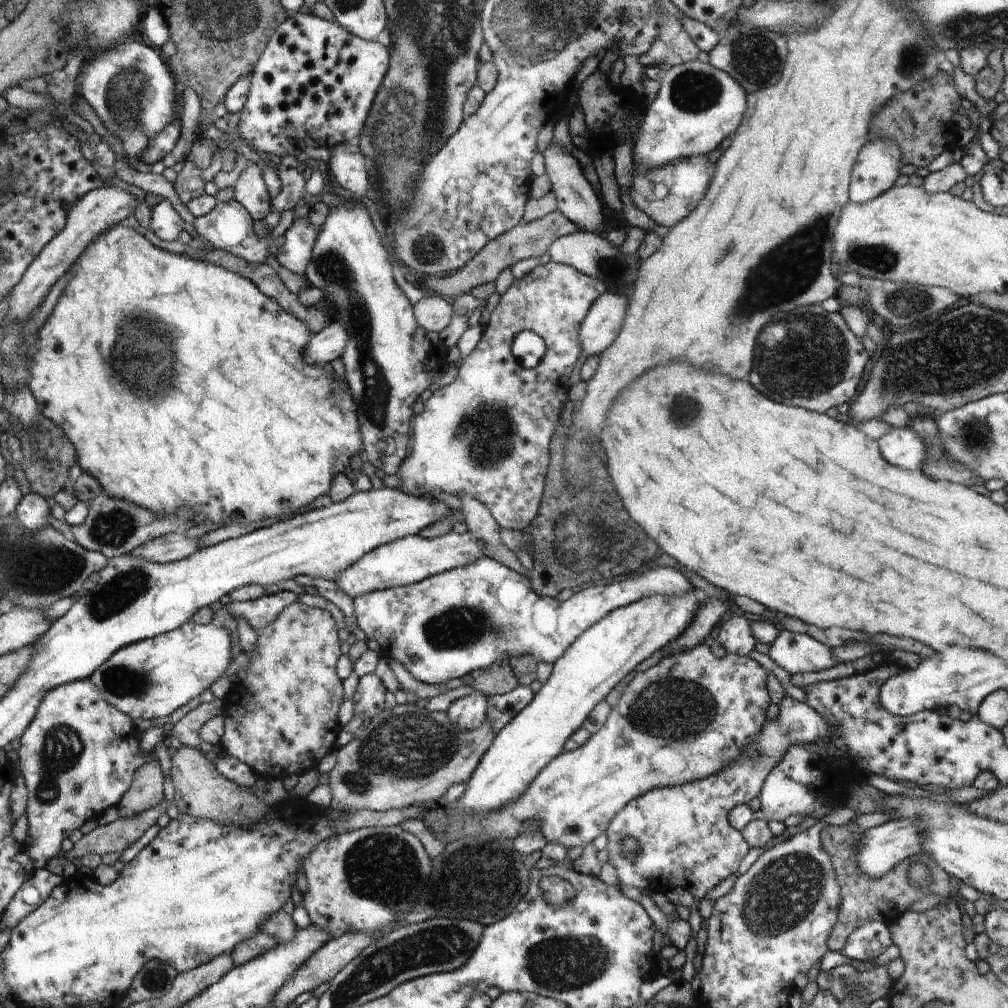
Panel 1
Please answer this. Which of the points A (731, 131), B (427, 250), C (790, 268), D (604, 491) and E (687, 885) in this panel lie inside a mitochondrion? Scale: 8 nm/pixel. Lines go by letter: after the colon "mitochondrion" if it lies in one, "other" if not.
A: other
B: mitochondrion
C: mitochondrion
D: other
E: other

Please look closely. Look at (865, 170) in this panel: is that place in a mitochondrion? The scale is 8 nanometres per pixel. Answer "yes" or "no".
no

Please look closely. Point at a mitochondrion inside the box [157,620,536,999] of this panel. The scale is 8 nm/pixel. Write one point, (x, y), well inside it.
(406, 748)

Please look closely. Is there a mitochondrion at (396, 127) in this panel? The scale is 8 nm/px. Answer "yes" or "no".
yes

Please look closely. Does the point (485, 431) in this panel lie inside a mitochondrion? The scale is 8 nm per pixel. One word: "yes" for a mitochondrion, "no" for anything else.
yes

